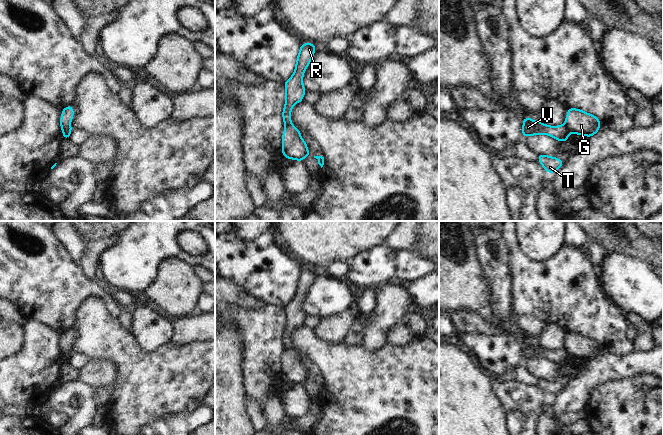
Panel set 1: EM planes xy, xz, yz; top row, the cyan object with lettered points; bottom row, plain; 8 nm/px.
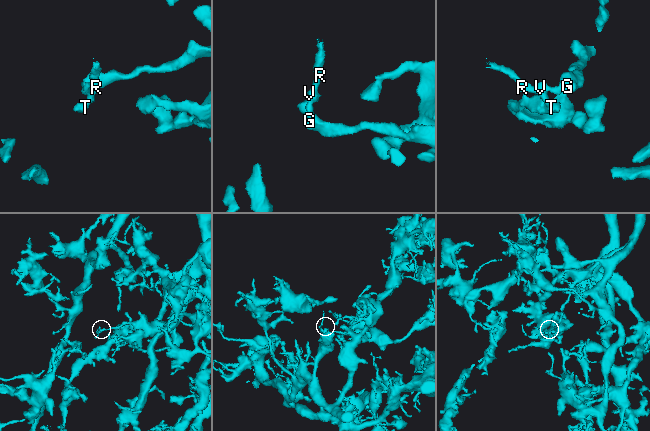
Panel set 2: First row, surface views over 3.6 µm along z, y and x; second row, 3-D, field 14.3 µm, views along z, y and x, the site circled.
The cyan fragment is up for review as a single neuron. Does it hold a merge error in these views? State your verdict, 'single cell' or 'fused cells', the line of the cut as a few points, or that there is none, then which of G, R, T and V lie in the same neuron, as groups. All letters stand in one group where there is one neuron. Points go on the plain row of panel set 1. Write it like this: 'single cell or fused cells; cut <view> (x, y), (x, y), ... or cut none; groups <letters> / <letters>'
fused cells; cut xy (61, 351), (70, 352); groups G / R T V

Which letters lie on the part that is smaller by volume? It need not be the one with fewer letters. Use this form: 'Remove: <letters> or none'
Remove: R, T, V.

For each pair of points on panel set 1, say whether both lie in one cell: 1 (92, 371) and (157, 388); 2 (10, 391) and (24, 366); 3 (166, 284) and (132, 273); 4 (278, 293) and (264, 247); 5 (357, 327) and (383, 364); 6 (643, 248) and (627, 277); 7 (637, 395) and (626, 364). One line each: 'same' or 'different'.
1: different
2: same
3: different
4: same
5: different
6: different
7: different

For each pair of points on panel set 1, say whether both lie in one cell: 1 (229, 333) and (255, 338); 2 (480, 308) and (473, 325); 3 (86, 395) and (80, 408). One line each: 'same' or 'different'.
1: different
2: different
3: same

